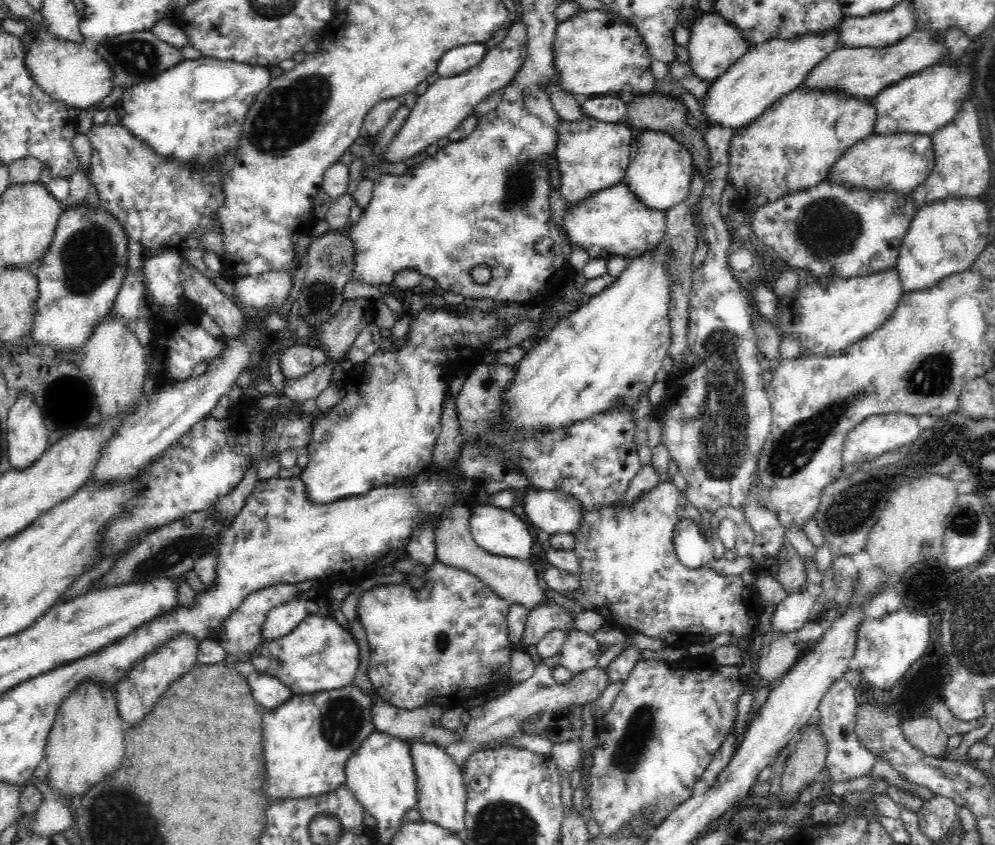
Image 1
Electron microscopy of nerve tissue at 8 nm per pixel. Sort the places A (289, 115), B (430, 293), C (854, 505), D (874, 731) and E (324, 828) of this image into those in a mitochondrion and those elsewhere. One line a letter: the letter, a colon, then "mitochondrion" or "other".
A: mitochondrion
B: other
C: mitochondrion
D: mitochondrion
E: mitochondrion

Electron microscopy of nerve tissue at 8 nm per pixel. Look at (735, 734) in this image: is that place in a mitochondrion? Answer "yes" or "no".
no

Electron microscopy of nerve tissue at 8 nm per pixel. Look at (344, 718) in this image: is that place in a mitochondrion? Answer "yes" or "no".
yes

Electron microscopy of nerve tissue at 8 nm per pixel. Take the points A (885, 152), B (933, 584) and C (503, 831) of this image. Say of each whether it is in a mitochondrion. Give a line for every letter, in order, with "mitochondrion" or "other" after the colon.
A: other
B: other
C: mitochondrion

